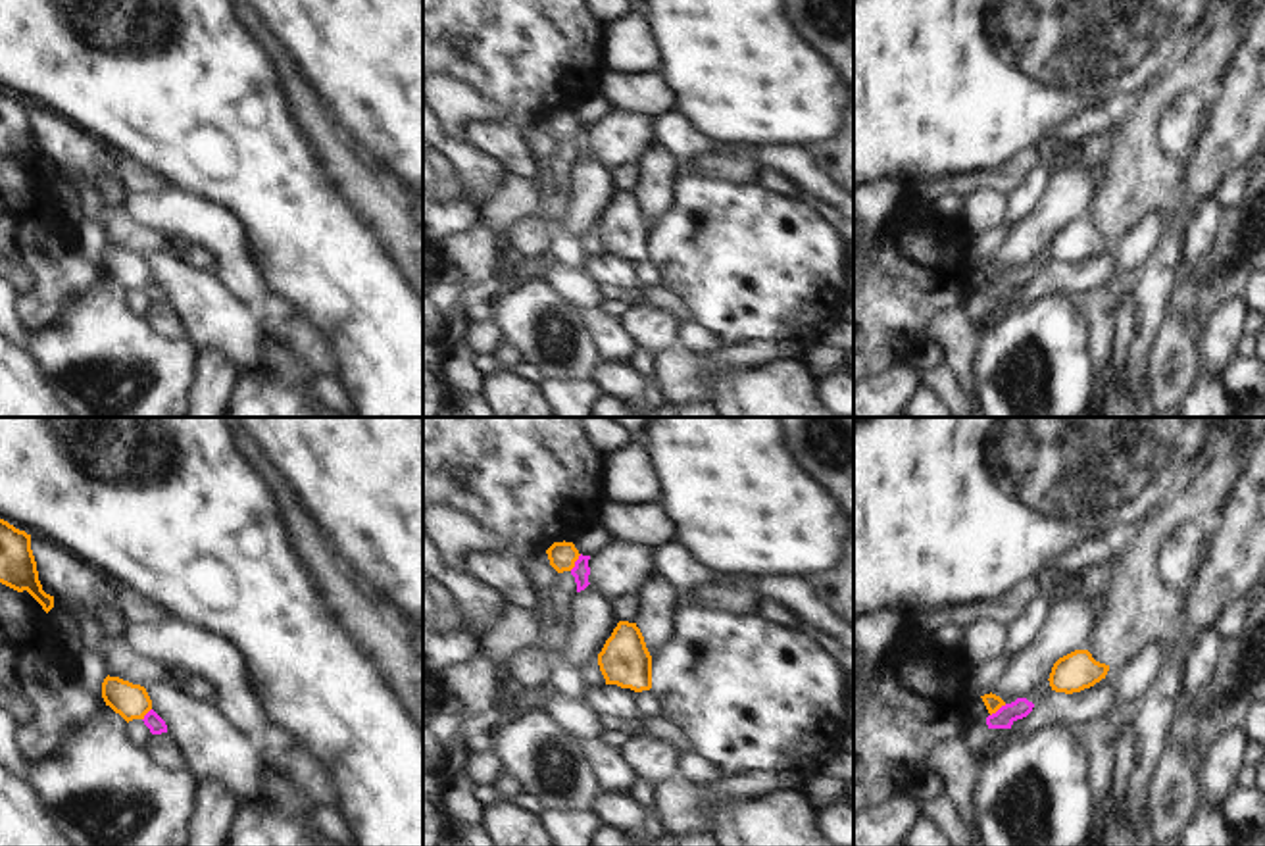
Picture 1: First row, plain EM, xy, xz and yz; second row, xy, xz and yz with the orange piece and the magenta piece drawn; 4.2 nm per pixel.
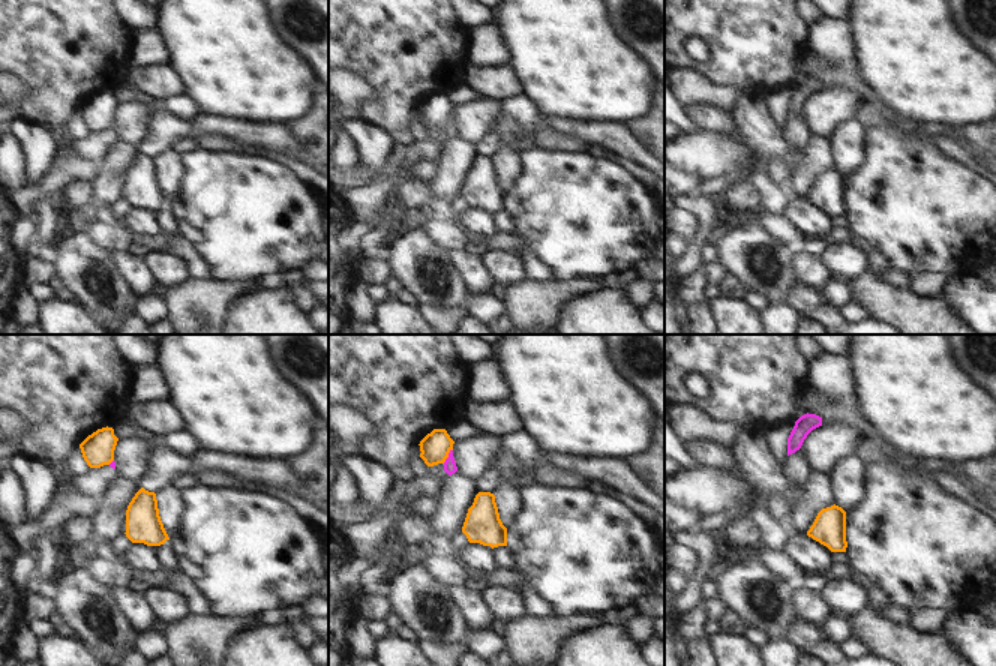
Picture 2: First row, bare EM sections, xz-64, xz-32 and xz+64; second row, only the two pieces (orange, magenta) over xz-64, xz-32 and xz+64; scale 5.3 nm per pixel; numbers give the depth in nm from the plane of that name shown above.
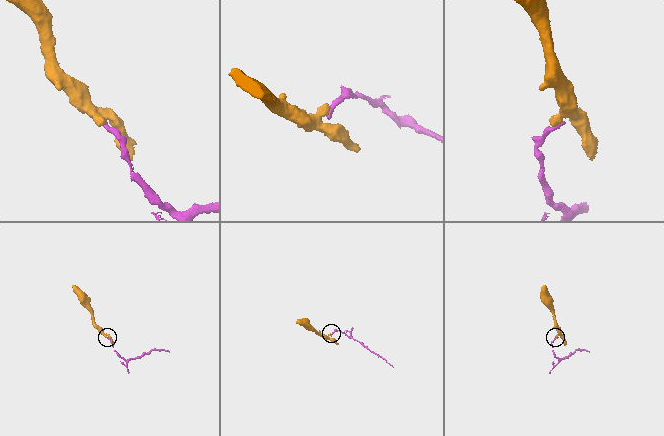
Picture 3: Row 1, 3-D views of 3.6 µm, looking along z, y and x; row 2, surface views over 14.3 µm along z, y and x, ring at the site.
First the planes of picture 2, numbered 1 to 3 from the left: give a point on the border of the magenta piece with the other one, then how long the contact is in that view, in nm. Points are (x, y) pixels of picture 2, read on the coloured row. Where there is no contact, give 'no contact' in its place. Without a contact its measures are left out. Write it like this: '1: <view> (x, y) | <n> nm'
1: xz-64 (110, 462) | 40 nm
2: xz-32 (447, 456) | 90 nm
3: no contact

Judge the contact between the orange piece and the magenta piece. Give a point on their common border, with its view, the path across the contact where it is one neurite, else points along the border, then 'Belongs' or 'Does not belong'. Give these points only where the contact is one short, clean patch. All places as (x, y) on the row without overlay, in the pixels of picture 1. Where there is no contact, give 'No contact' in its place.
Touches orange at xz (575, 129). Boundary: xz (581, 124), (570, 139). Does not belong

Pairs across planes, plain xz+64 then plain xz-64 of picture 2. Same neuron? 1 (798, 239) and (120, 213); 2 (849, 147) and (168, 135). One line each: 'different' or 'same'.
1: different
2: different

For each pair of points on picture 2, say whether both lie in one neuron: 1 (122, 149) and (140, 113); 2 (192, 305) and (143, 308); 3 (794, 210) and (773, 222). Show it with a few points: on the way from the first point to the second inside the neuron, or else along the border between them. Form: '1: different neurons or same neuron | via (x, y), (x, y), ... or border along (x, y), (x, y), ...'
1: different neurons | border along (119, 140), (125, 140), (140, 149)
2: different neurons | border along (162, 296), (167, 303), (168, 317)
3: different neurons | border along (785, 212), (810, 236)

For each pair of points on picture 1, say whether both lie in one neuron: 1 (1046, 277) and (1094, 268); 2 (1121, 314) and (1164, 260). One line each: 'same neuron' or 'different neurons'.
1: same neuron
2: different neurons

